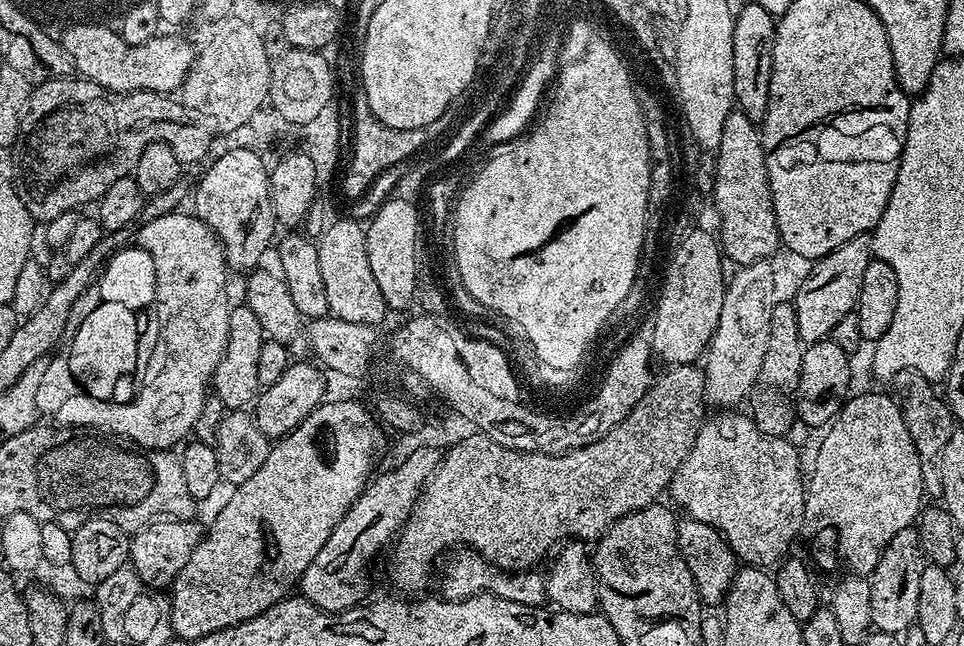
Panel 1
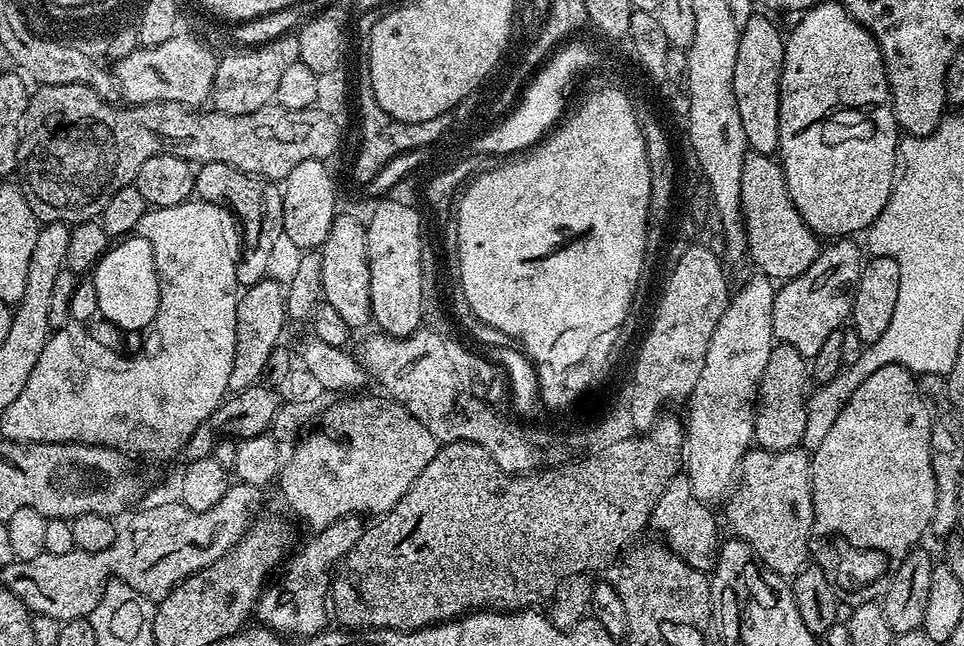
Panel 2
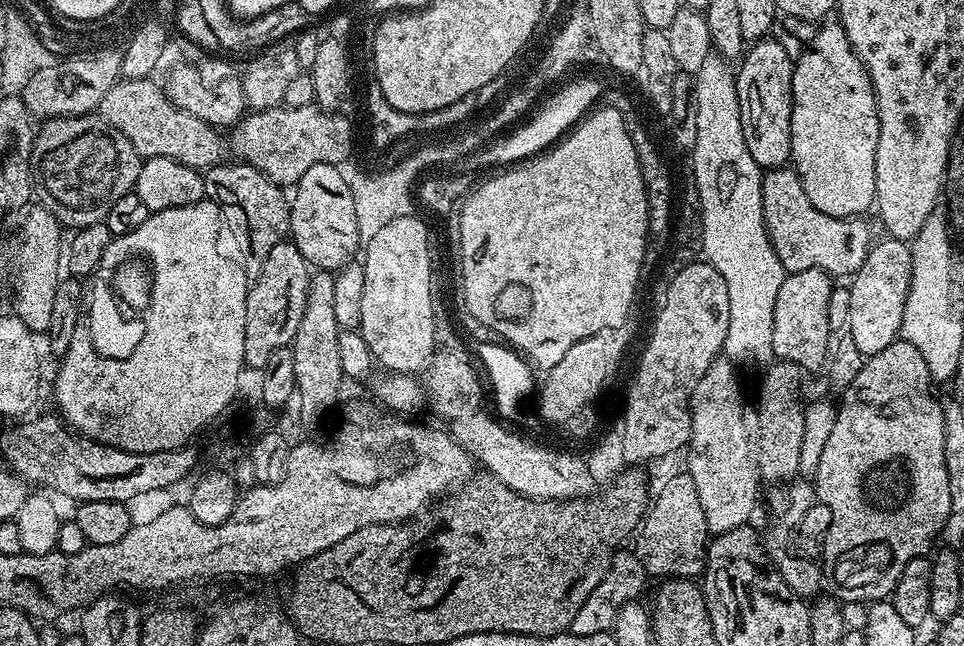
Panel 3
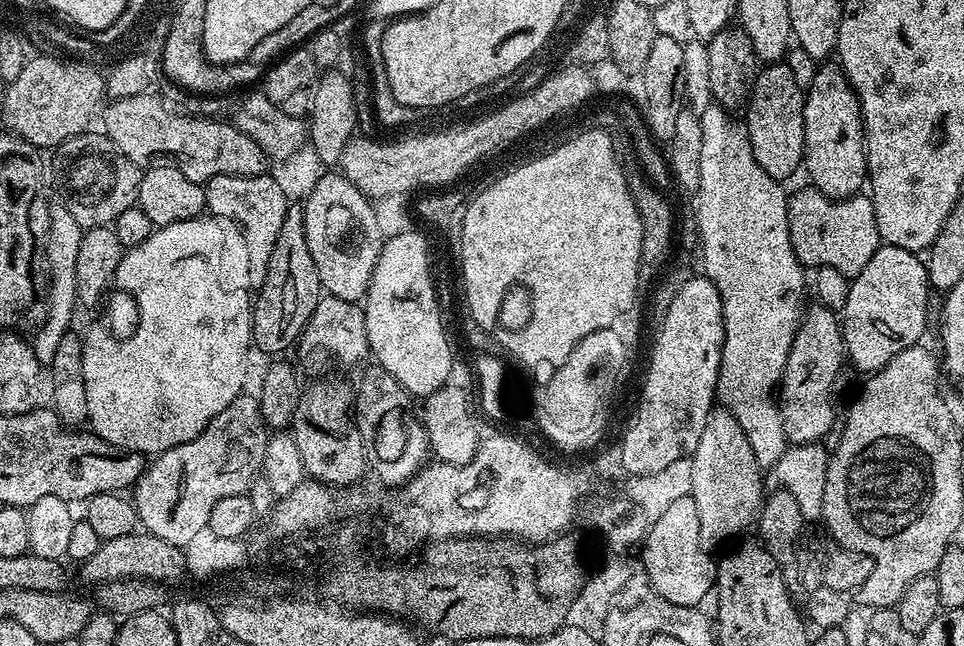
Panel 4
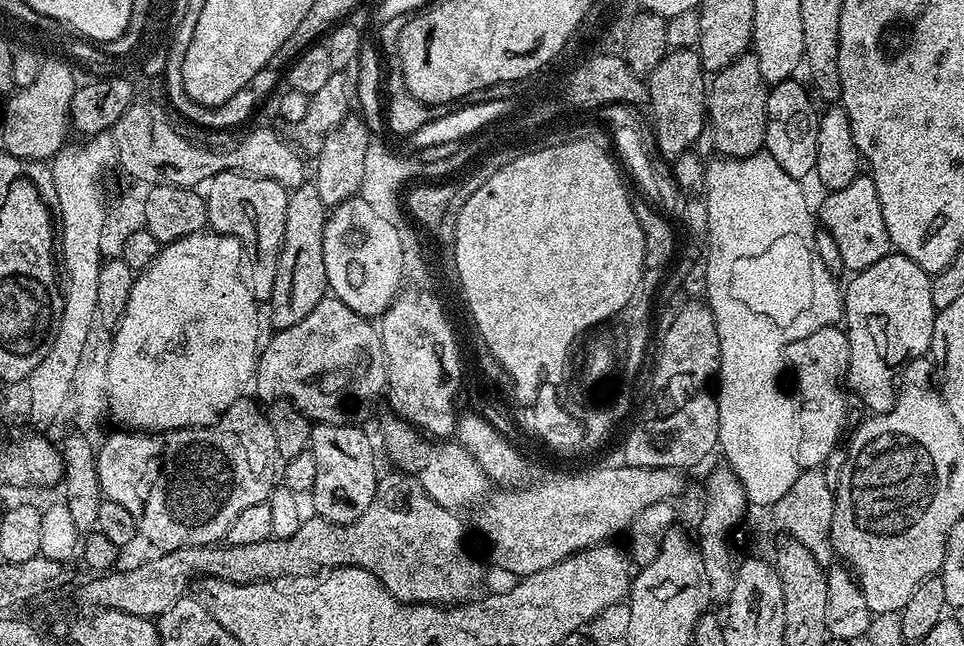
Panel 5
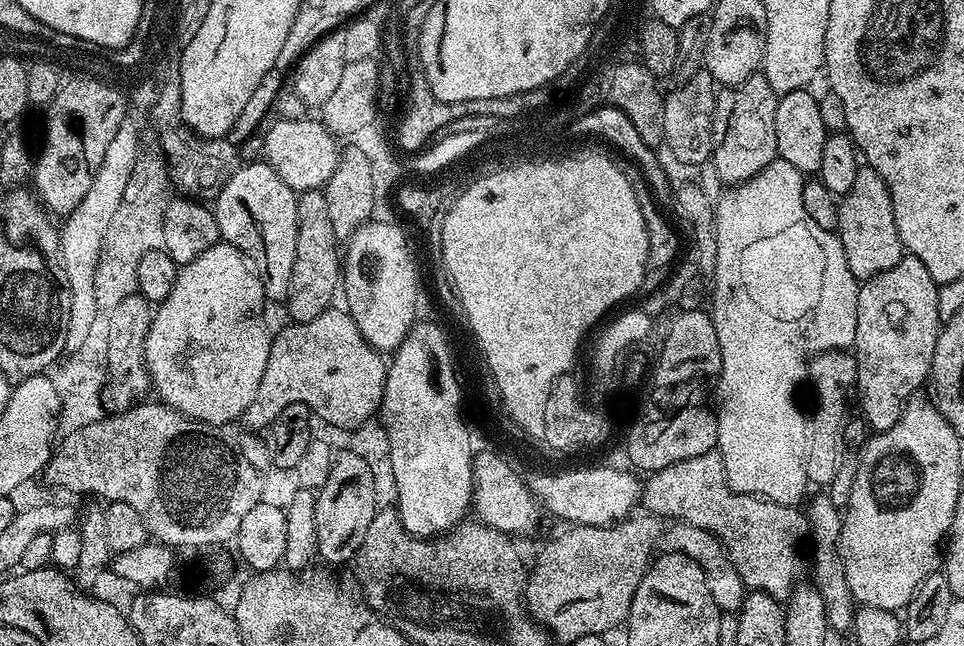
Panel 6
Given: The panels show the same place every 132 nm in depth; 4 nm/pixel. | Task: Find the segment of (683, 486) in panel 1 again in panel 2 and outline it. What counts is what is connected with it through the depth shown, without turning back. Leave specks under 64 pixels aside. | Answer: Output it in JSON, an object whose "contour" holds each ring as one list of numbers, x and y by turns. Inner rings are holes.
{"contour":[[753,447,744,455,738,483,727,497,727,504,731,535,735,539,745,540,761,564,785,578,795,577,806,567,814,533,812,465,809,453,803,447,785,452,767,452,765,448]]}

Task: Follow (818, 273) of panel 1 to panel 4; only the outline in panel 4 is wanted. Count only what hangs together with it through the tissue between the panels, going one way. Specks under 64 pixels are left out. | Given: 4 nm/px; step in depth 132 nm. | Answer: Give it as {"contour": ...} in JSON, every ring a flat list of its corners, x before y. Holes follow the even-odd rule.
{"contour":[[823,306,815,307,809,307,803,313,800,329,790,346,784,374,778,385,784,439,789,445,823,441,823,436,831,430,836,420,836,412,832,409,832,391,836,388,840,367,846,364,844,334,835,311]]}

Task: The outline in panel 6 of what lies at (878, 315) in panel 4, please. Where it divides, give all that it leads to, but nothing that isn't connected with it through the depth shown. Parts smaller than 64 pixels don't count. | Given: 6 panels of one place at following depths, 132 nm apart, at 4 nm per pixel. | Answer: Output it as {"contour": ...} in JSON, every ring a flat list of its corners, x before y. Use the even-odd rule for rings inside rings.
{"contour":[[903,255,890,270,871,276,860,284,858,294,858,330,854,355,856,357,856,386,858,408,864,411,864,420,873,433,885,432,902,418,909,400,929,379,932,370,932,355,942,327,938,316,938,286,926,266,916,256]]}

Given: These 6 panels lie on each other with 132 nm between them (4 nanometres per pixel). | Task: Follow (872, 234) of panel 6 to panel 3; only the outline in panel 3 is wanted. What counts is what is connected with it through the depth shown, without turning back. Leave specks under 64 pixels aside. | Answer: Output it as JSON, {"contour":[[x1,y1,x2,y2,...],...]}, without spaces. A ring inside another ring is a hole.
{"contour":[[770,168,763,173,762,206,768,237,782,262,785,273,798,270,822,270,833,278,851,277,866,262,866,254,874,243,874,236,860,218,822,214,806,198,802,182,795,168]]}

